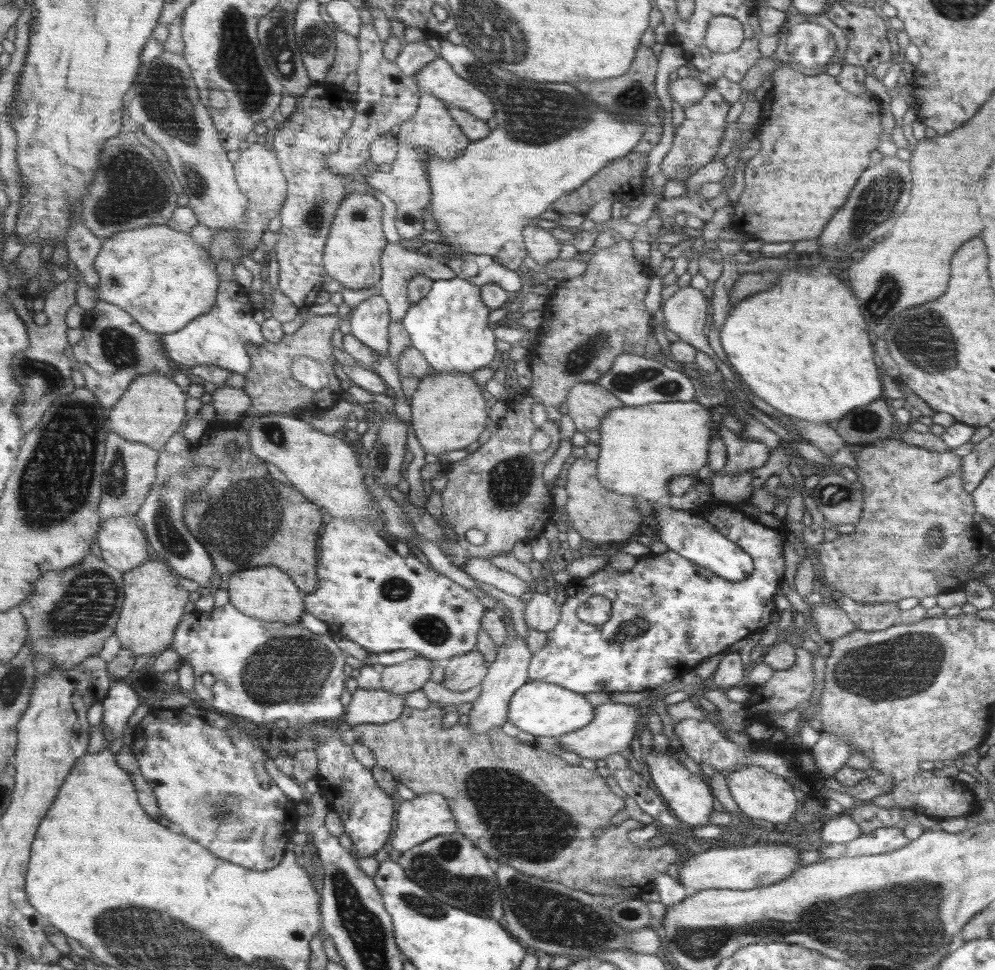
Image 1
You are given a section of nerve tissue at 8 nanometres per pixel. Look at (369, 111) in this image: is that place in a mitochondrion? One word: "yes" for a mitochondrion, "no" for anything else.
no

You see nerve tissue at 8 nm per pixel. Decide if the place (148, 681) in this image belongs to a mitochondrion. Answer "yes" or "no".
no

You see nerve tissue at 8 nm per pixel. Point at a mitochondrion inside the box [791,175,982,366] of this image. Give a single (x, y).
(880, 304)

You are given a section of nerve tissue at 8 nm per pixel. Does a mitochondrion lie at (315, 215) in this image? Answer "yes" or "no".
yes

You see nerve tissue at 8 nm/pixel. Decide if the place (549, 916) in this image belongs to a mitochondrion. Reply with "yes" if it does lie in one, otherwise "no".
yes

